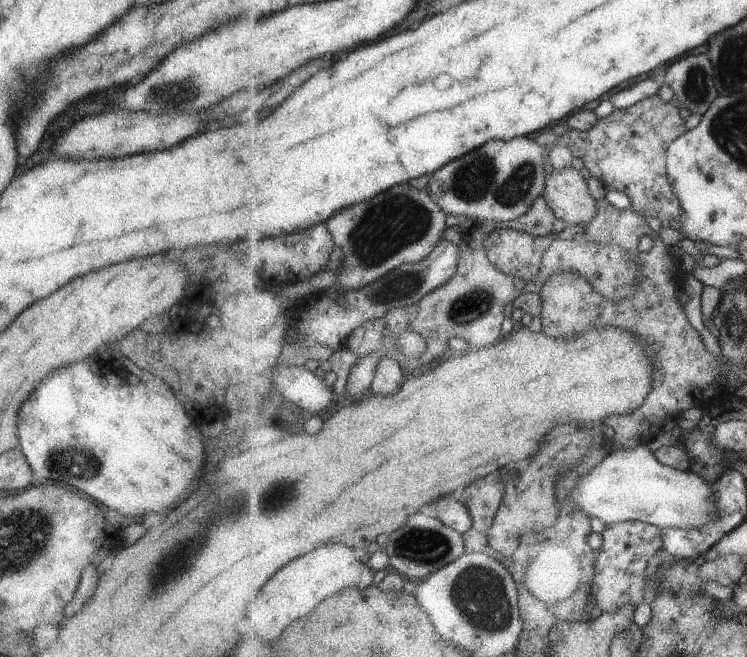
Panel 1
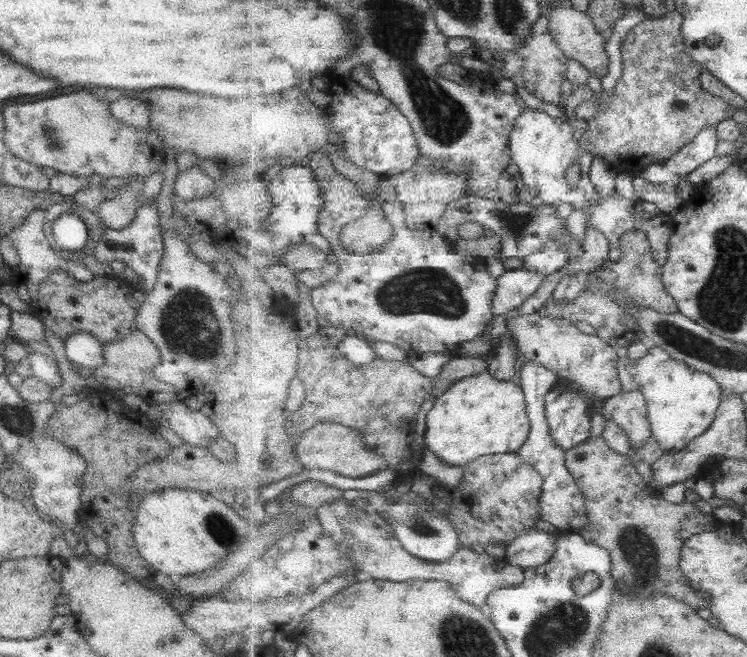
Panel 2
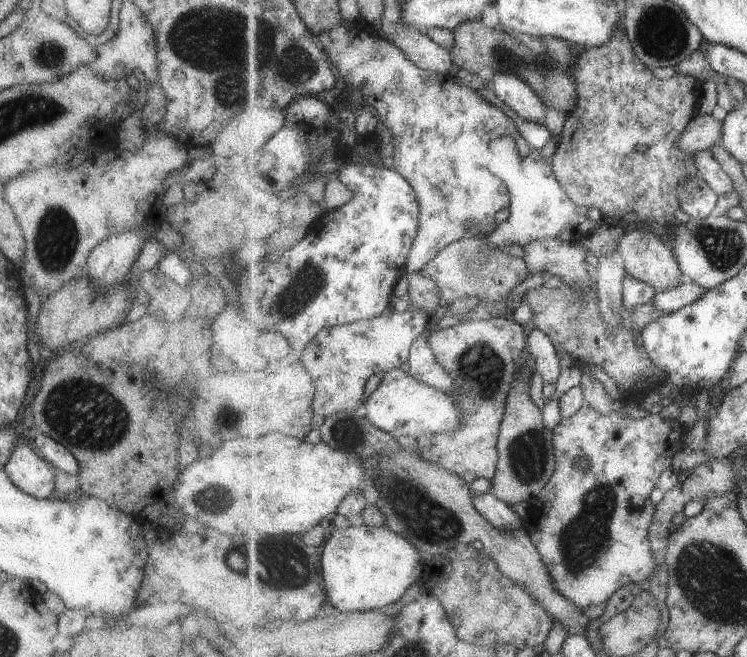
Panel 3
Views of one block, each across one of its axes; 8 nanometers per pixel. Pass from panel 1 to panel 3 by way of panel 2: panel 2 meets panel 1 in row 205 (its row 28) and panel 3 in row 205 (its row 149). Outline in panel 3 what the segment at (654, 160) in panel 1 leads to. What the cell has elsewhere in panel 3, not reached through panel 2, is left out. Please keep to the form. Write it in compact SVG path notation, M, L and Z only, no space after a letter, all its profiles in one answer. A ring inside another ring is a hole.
M625 24L617 28L615 36L605 46L582 48L578 55L572 74L577 84L578 103L559 136L558 150L553 156L555 174L579 206L597 208L624 228L631 223L649 226L651 232L658 234L673 250L677 240L675 228L681 226L681 218L684 218L680 210L679 184L699 173L695 154L681 150L677 142L697 115L697 104L705 84L688 75L659 80L653 70L639 60Z

